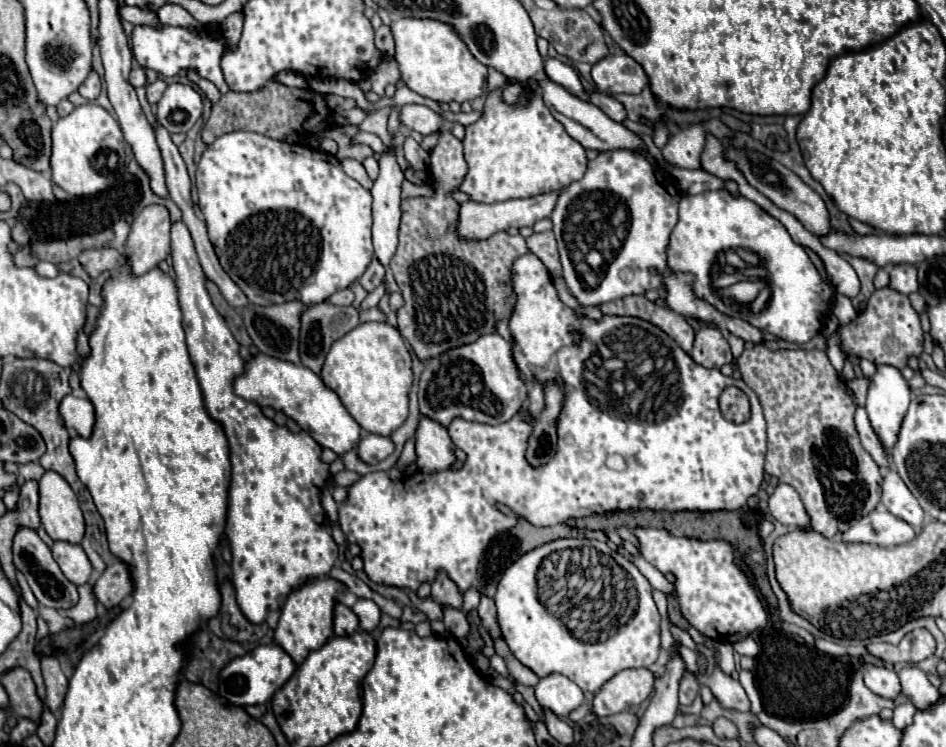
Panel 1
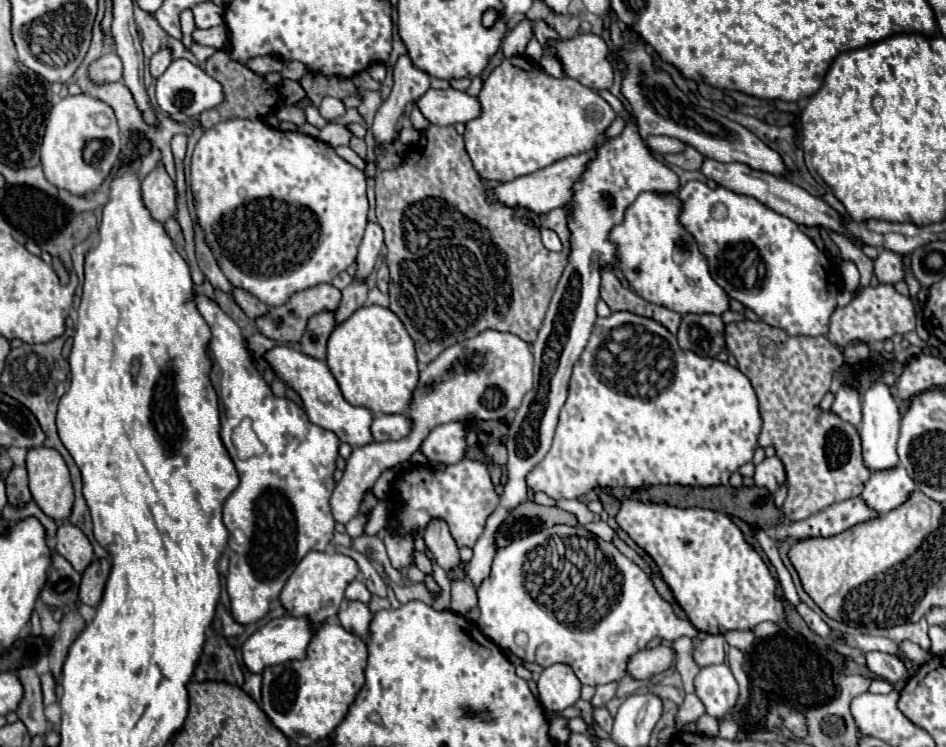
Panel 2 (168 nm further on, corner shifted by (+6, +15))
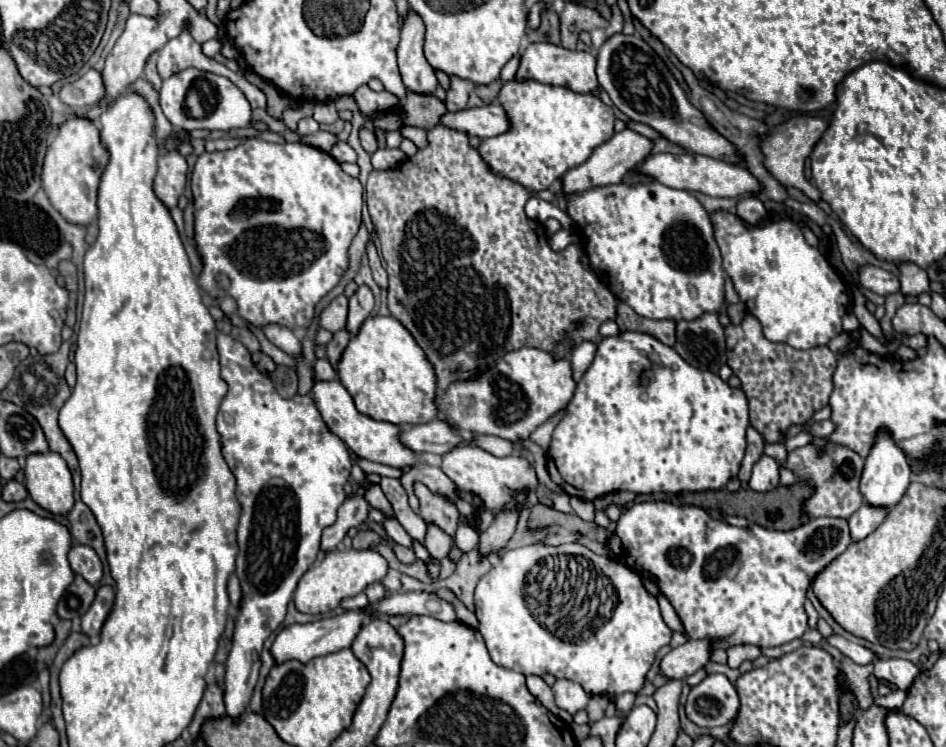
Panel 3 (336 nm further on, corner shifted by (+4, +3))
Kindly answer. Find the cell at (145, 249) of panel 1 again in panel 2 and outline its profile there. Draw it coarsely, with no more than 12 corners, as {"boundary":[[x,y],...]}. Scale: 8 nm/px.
{"boundary":[[161,165],[143,179],[141,197],[155,221],[177,209],[175,185]]}

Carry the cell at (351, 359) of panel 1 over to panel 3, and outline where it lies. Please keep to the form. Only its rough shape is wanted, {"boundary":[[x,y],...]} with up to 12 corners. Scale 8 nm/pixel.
{"boundary":[[369,317],[339,381],[377,421],[437,417],[431,361],[395,317]]}

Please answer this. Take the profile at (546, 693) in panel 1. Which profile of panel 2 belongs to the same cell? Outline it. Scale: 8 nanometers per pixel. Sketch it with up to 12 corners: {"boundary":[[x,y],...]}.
{"boundary":[[563,663],[537,679],[539,699],[563,711],[579,699],[581,683]]}

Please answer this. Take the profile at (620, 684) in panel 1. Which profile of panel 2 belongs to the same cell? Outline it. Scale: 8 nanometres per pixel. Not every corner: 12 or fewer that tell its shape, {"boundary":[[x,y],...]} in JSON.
{"boundary":[[667,645],[627,659],[627,675],[651,679],[673,665]]}

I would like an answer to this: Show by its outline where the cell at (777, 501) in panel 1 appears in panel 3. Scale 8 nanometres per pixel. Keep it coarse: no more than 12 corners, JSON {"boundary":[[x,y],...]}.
{"boundary":[[761,455],[753,467],[749,487],[771,491],[779,485],[779,465]]}

